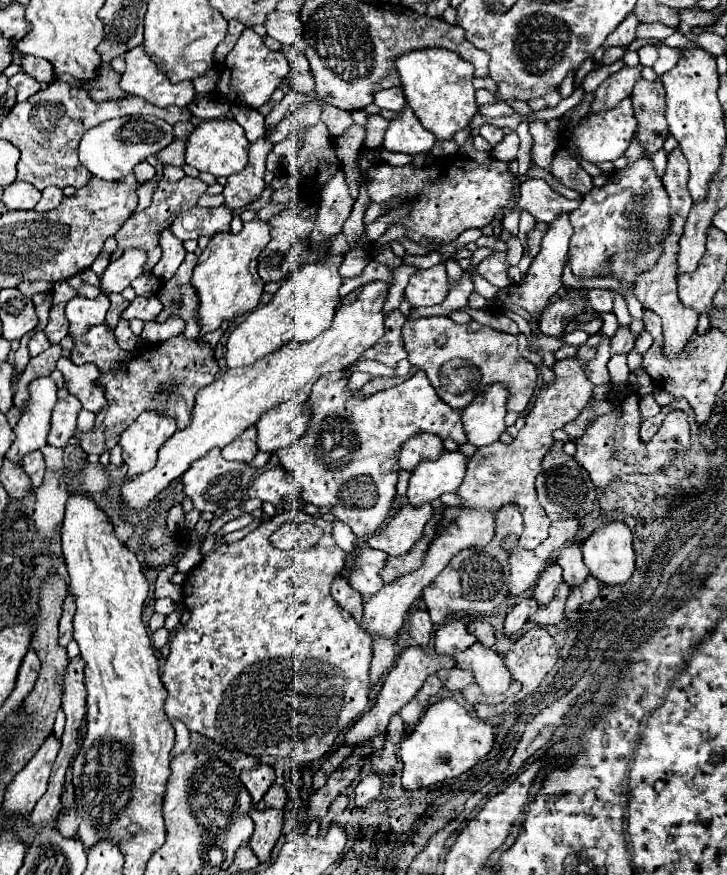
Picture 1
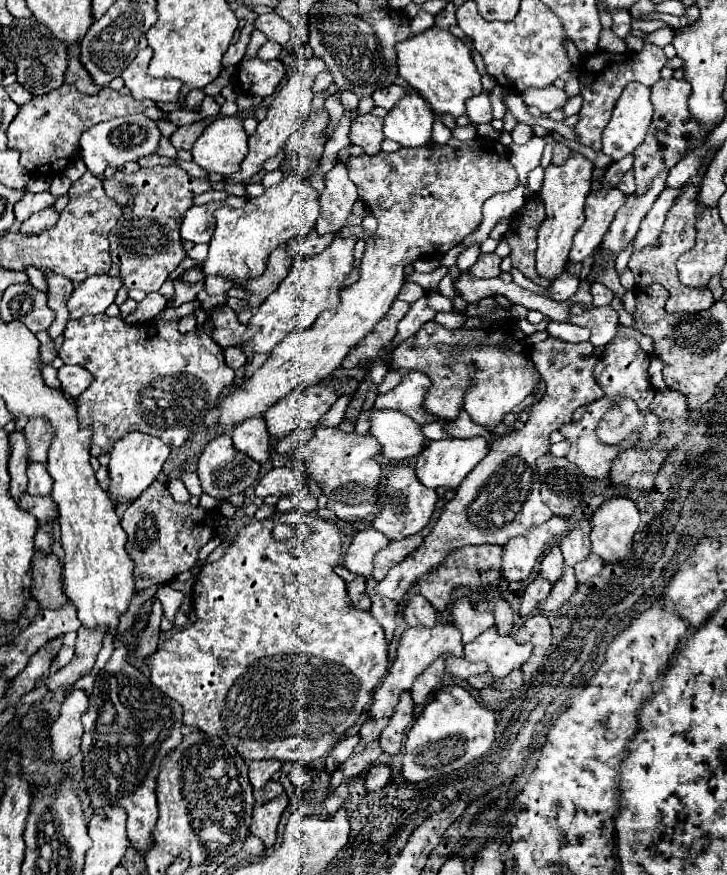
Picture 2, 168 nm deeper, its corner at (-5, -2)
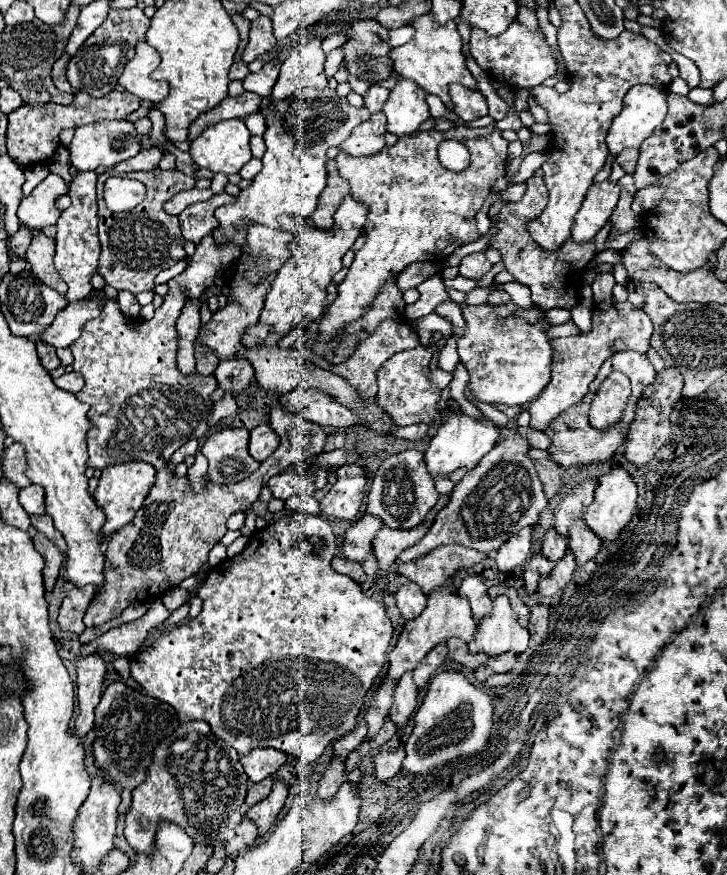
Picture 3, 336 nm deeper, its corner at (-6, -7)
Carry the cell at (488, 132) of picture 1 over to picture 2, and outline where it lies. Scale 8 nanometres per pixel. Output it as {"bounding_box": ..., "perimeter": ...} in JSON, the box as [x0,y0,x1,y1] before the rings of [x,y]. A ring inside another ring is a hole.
{"bounding_box":[466,93,494,125],"perimeter":[[[480,93],[472,99],[466,101],[466,113],[470,117],[472,123],[480,125],[480,123],[490,123],[494,117],[492,117],[492,105],[490,105],[490,99],[488,99],[488,93]]]}

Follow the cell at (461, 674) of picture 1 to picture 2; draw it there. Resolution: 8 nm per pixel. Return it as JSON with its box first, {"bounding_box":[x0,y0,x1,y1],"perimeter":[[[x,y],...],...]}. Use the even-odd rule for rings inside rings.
{"bounding_box":[446,657,486,679],"perimeter":[[[446,657],[446,671],[454,677],[468,679],[472,675],[486,673],[484,663],[468,663],[464,657]]]}

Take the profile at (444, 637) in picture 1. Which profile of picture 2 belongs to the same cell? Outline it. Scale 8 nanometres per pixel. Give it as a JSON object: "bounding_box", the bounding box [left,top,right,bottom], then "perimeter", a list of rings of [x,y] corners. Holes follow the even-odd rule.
{"bounding_box":[450,599,494,643],"perimeter":[[[458,599],[452,607],[450,613],[450,623],[462,633],[462,643],[470,643],[472,639],[476,639],[478,635],[482,635],[486,629],[490,629],[494,625],[492,615],[488,613],[478,613],[474,611],[474,607],[470,605],[468,599]]]}

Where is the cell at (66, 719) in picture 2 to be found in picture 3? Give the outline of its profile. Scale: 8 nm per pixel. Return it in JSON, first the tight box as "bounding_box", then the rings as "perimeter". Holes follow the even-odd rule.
{"bounding_box":[59,648,105,736],"perimeter":[[[59,648],[59,656],[63,660],[71,660],[77,670],[79,716],[75,720],[75,732],[77,732],[77,736],[85,736],[93,726],[95,706],[101,700],[103,676],[105,676],[103,656],[99,652],[93,652],[89,656],[81,656],[81,654],[73,654],[71,650],[65,650],[65,648]]]}

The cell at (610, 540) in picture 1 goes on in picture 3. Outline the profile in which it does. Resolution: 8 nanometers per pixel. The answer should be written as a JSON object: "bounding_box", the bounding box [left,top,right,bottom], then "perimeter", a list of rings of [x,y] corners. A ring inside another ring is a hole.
{"bounding_box":[583,466,637,540],"perimeter":[[[617,466],[609,474],[599,478],[595,498],[591,506],[585,510],[583,520],[589,524],[589,528],[593,528],[593,532],[597,532],[597,536],[601,536],[601,540],[617,540],[619,532],[629,524],[629,520],[635,514],[635,502],[637,502],[637,486],[629,476],[629,472]]]}

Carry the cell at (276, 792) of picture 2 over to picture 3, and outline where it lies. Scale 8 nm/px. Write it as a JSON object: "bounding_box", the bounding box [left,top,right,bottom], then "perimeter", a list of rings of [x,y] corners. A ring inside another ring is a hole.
{"bounding_box":[245,778,273,808],"perimeter":[[[265,778],[257,784],[251,784],[249,790],[247,790],[247,796],[245,796],[245,808],[257,804],[257,800],[263,800],[265,796],[269,796],[269,788],[273,784],[273,778]]]}

